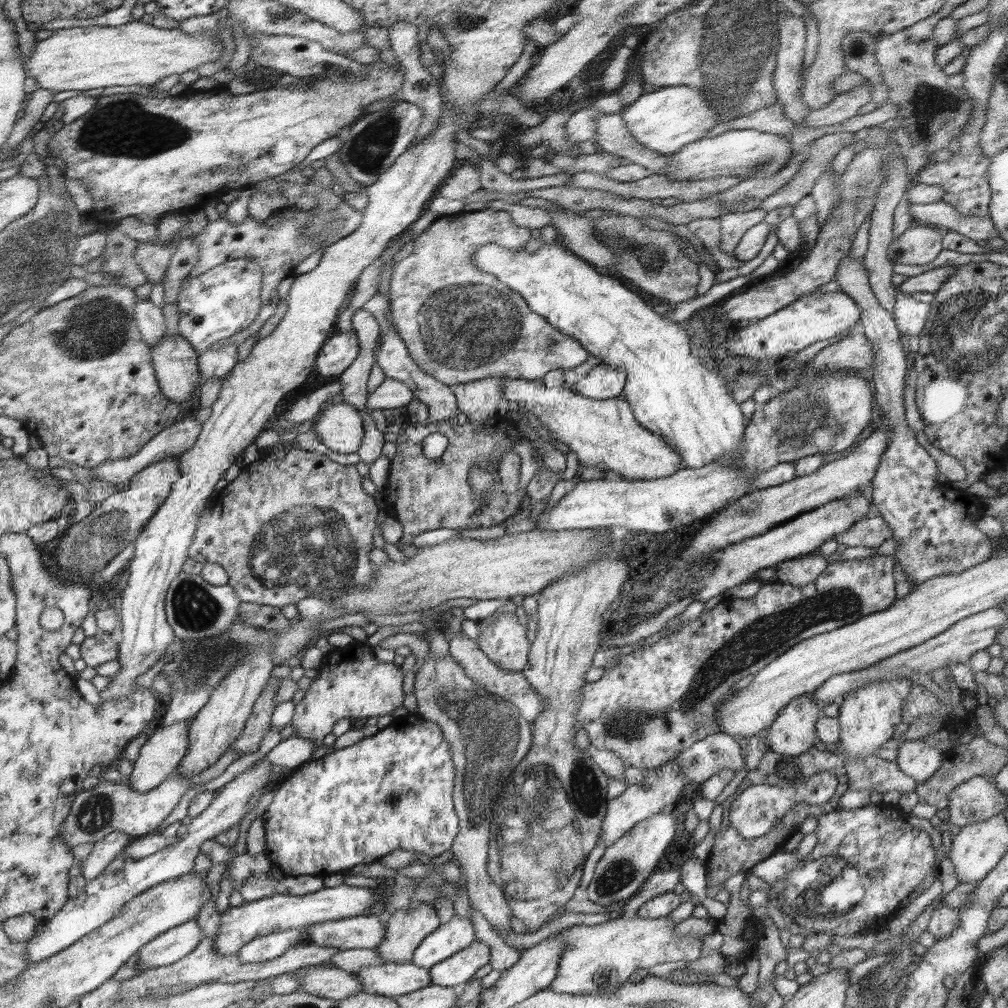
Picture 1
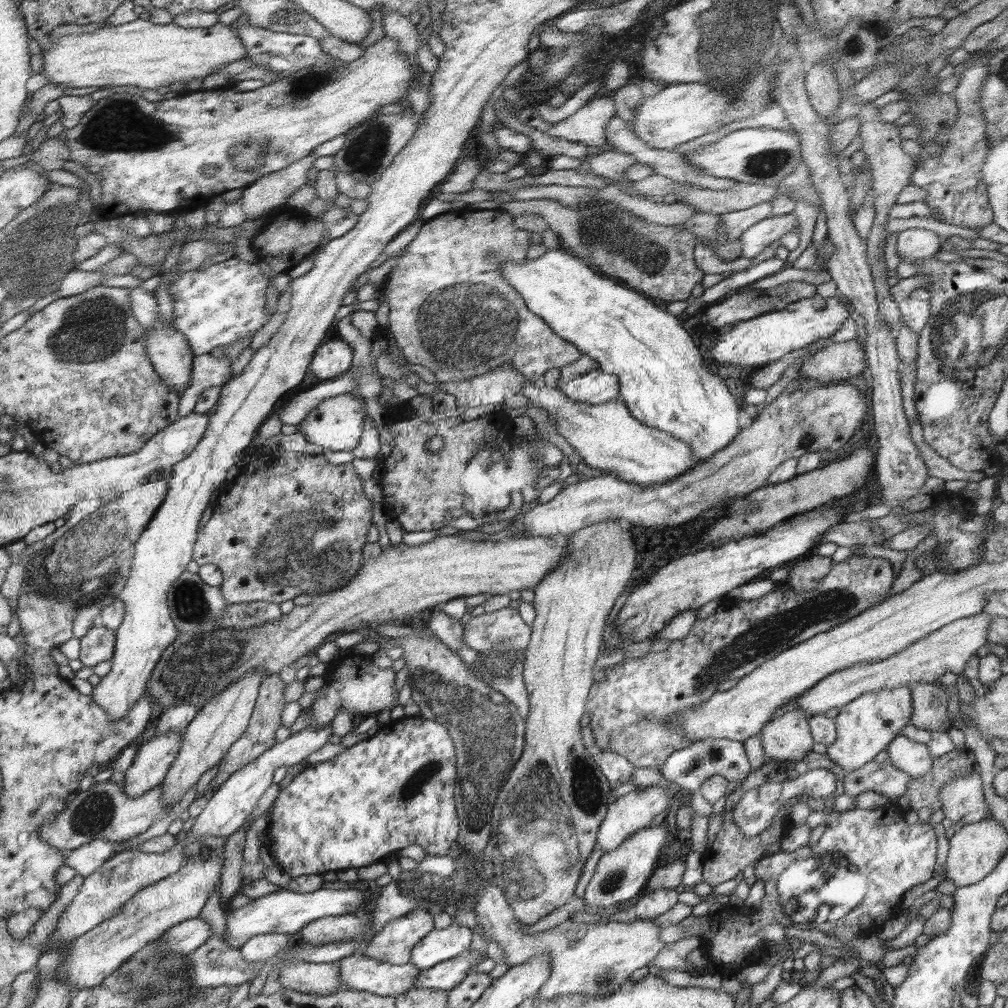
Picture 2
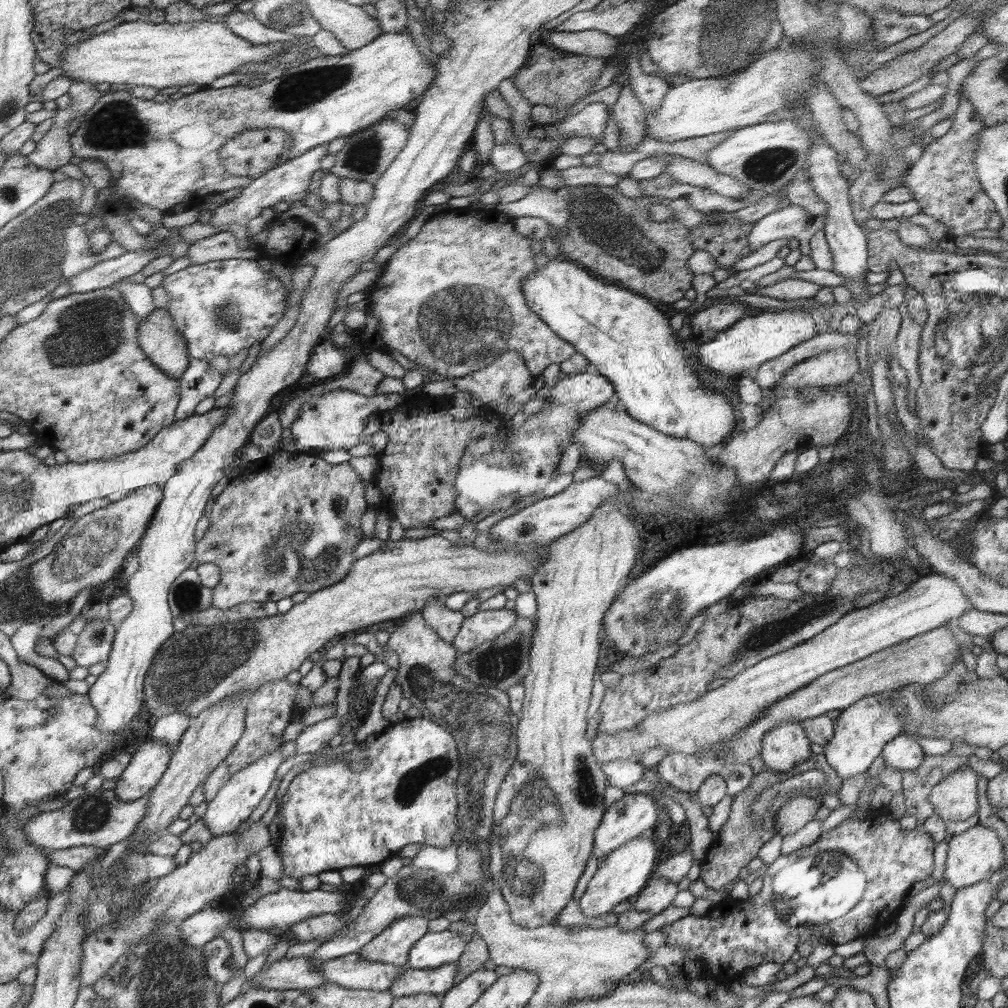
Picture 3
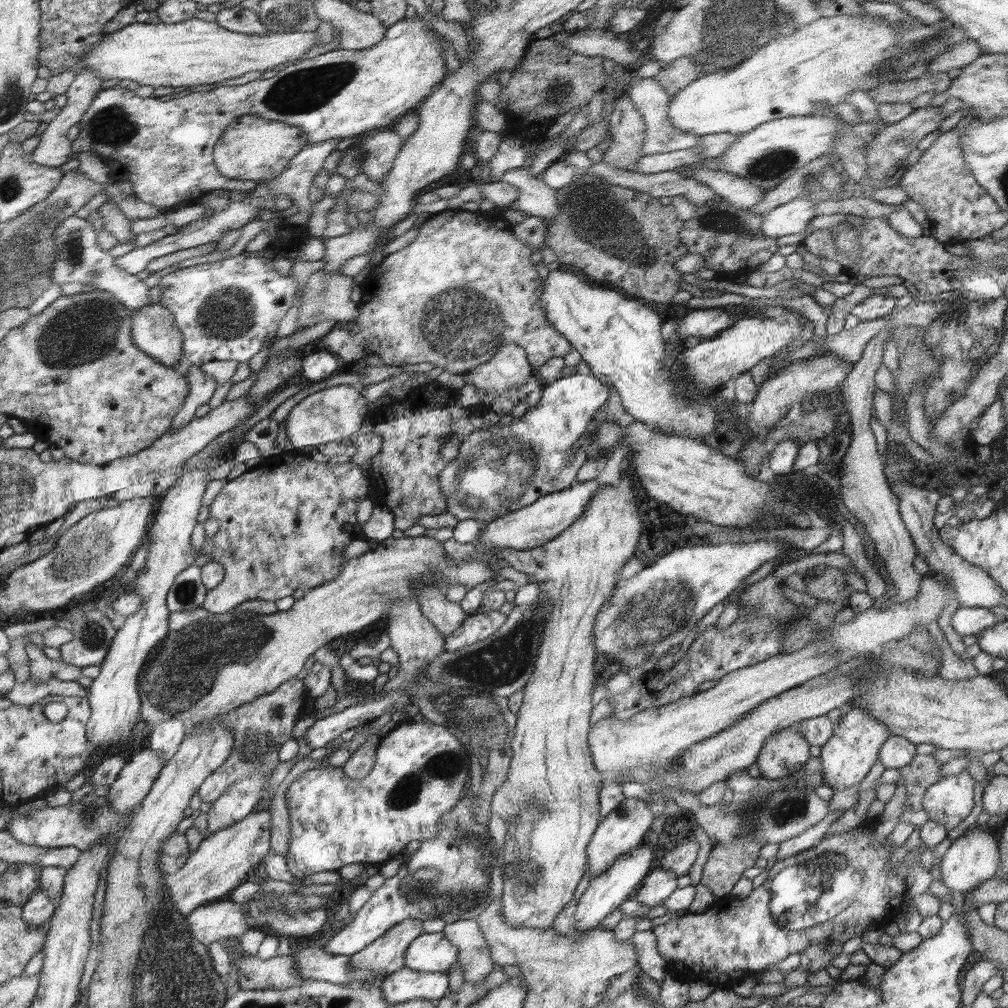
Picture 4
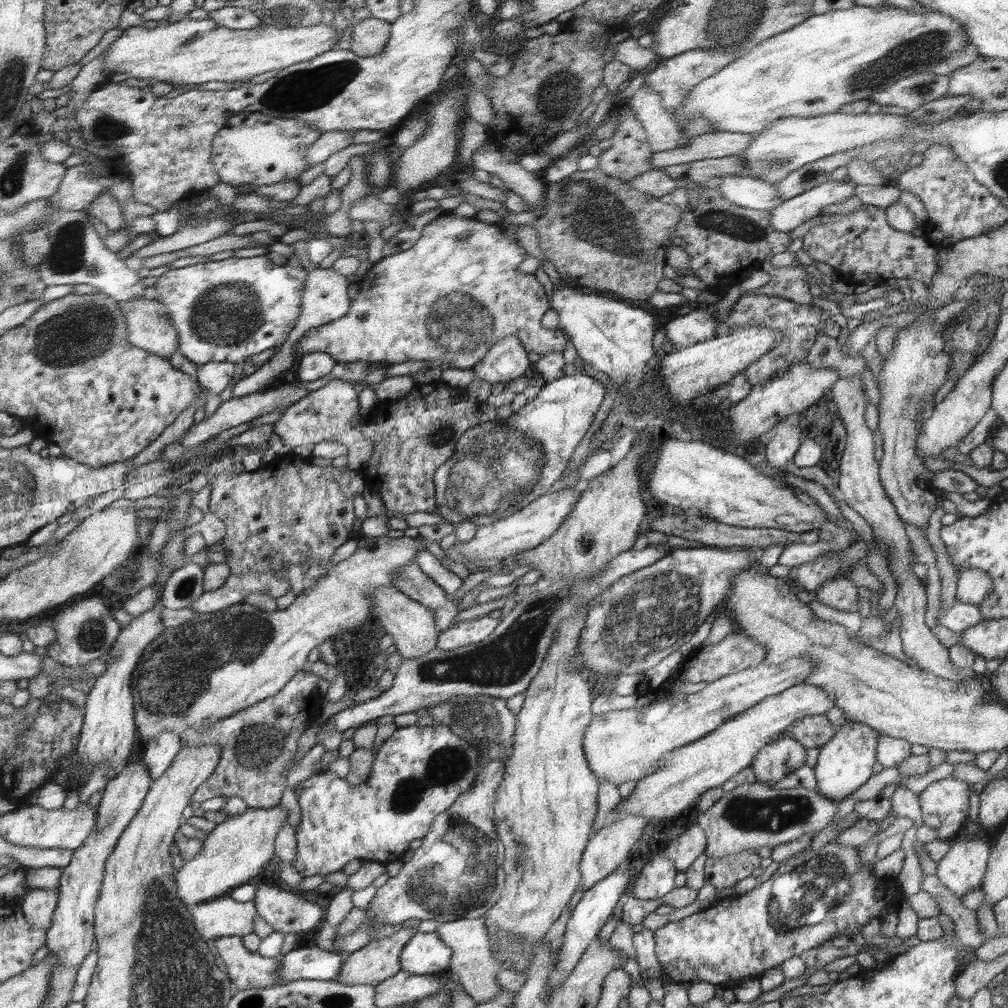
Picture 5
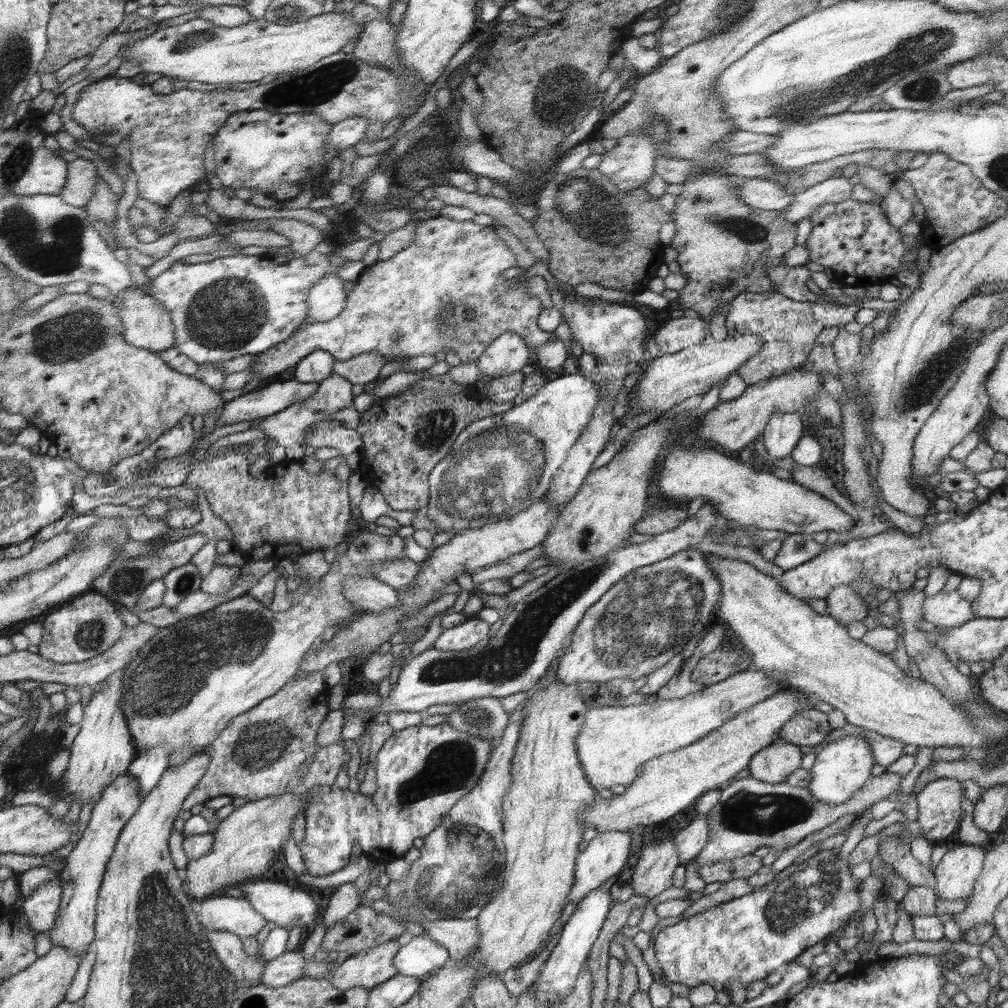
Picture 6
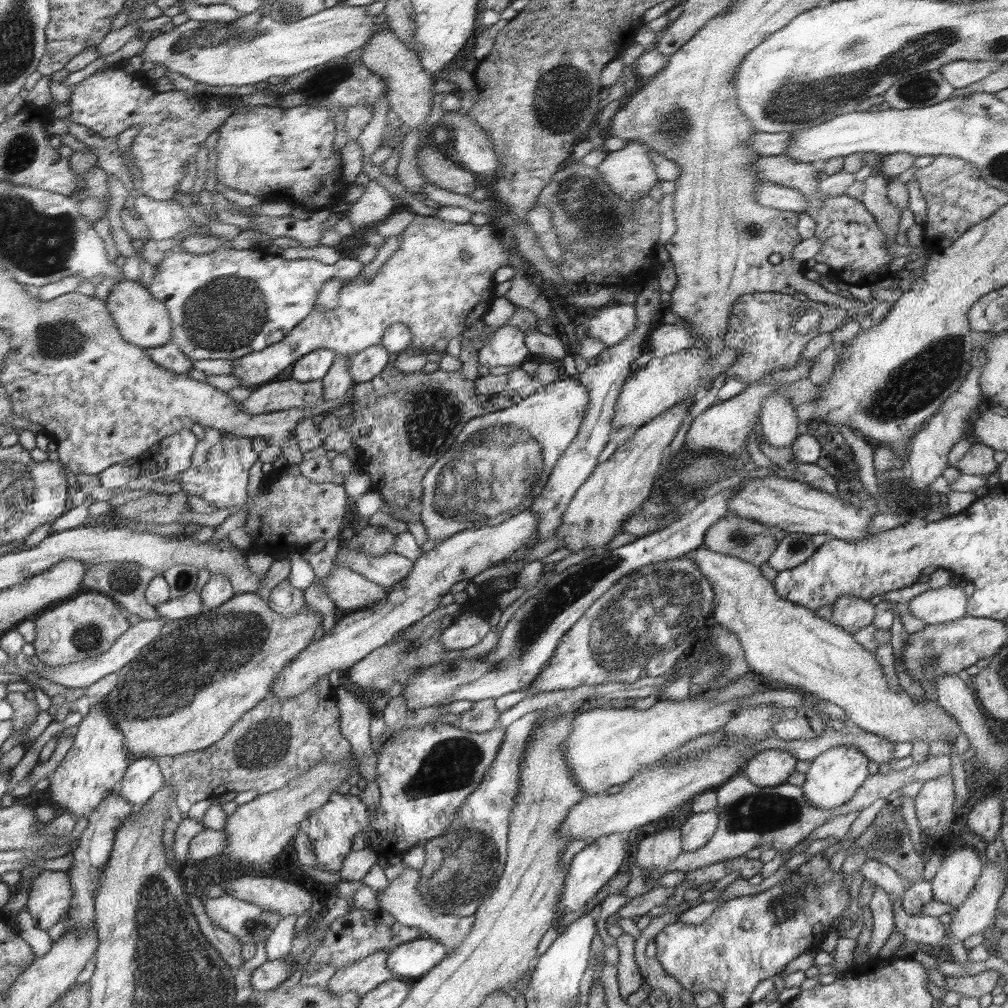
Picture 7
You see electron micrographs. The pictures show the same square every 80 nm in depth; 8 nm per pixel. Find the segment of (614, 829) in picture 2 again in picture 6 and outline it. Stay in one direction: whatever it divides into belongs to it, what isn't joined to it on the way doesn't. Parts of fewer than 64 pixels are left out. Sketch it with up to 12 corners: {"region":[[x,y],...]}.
{"region":[[630,830],[600,832],[575,860],[577,905],[630,856]]}

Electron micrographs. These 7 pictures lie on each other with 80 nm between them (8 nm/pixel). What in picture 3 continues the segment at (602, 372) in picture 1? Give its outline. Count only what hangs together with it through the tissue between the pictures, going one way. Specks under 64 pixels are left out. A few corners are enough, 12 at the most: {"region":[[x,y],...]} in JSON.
{"region":[[567,375],[517,428],[476,438],[457,512],[475,524],[545,498],[560,444],[615,385]]}

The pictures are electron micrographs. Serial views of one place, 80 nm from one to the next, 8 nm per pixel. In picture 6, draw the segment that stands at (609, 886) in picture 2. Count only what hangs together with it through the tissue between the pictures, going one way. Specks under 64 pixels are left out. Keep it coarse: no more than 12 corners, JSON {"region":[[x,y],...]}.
{"region":[[610,889],[579,902],[536,979],[538,1003],[572,993],[608,916]]}

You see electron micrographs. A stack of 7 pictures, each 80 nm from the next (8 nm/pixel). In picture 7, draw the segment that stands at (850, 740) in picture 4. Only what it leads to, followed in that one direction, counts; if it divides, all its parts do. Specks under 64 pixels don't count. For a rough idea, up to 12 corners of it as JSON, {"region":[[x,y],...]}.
{"region":[[838,746],[801,786],[814,808],[846,805],[868,778],[867,755]]}

